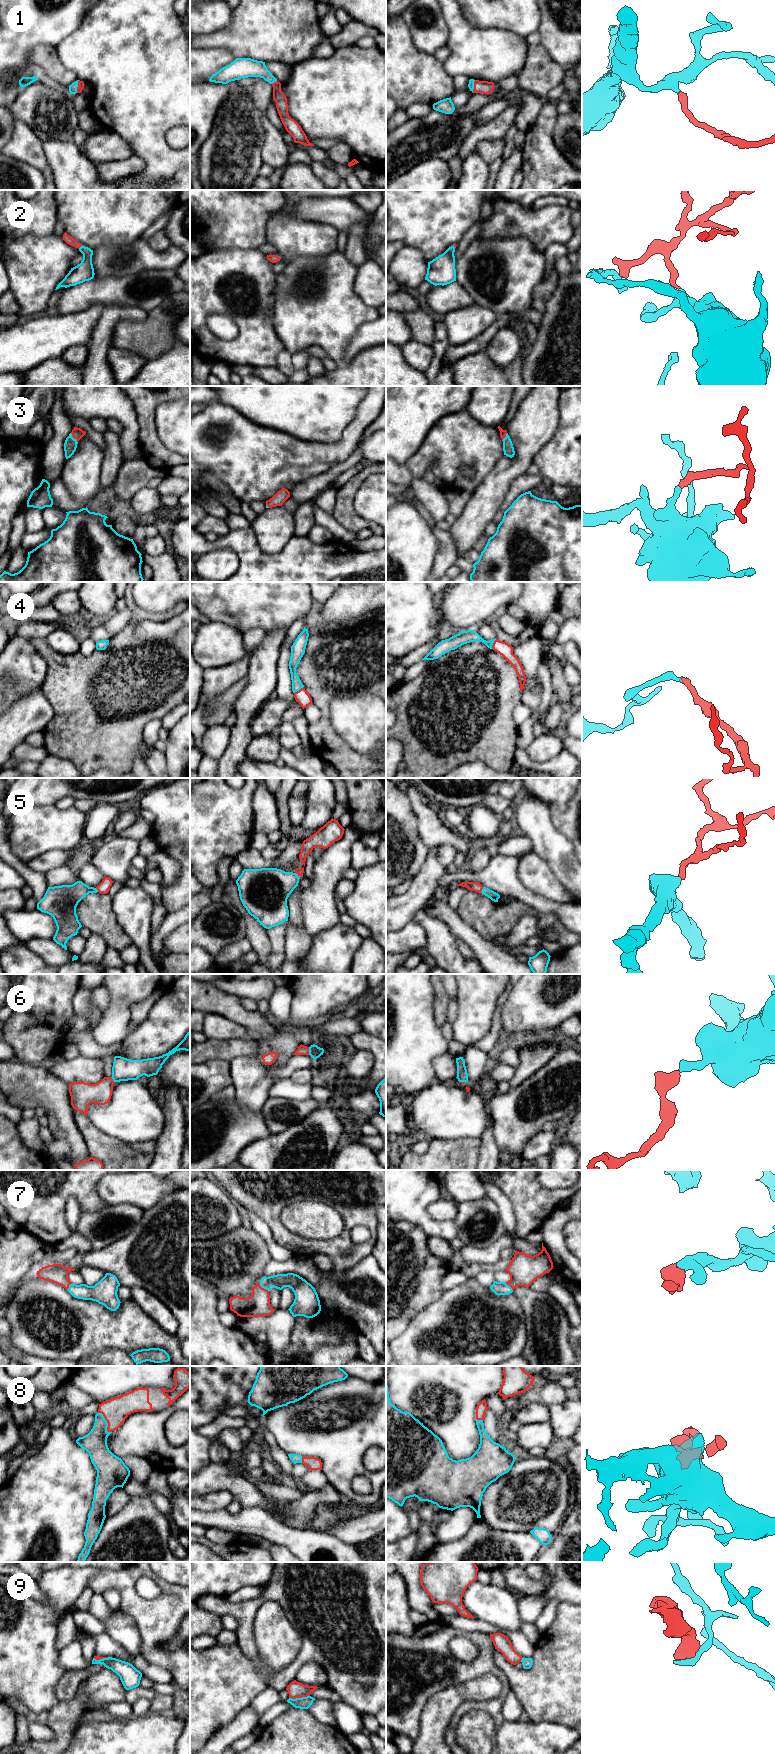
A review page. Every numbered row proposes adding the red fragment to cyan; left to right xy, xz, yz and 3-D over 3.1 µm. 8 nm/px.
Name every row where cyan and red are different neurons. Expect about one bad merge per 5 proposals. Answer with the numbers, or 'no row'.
9

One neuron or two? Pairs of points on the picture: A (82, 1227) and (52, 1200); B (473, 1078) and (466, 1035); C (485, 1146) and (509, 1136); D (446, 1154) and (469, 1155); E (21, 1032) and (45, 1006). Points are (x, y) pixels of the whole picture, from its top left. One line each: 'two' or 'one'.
A: two
B: two
C: two
D: one
E: one

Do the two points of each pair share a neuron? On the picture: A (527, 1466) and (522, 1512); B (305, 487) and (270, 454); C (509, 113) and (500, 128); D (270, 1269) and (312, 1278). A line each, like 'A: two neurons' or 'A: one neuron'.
A: one neuron
B: two neurons
C: one neuron
D: one neuron

